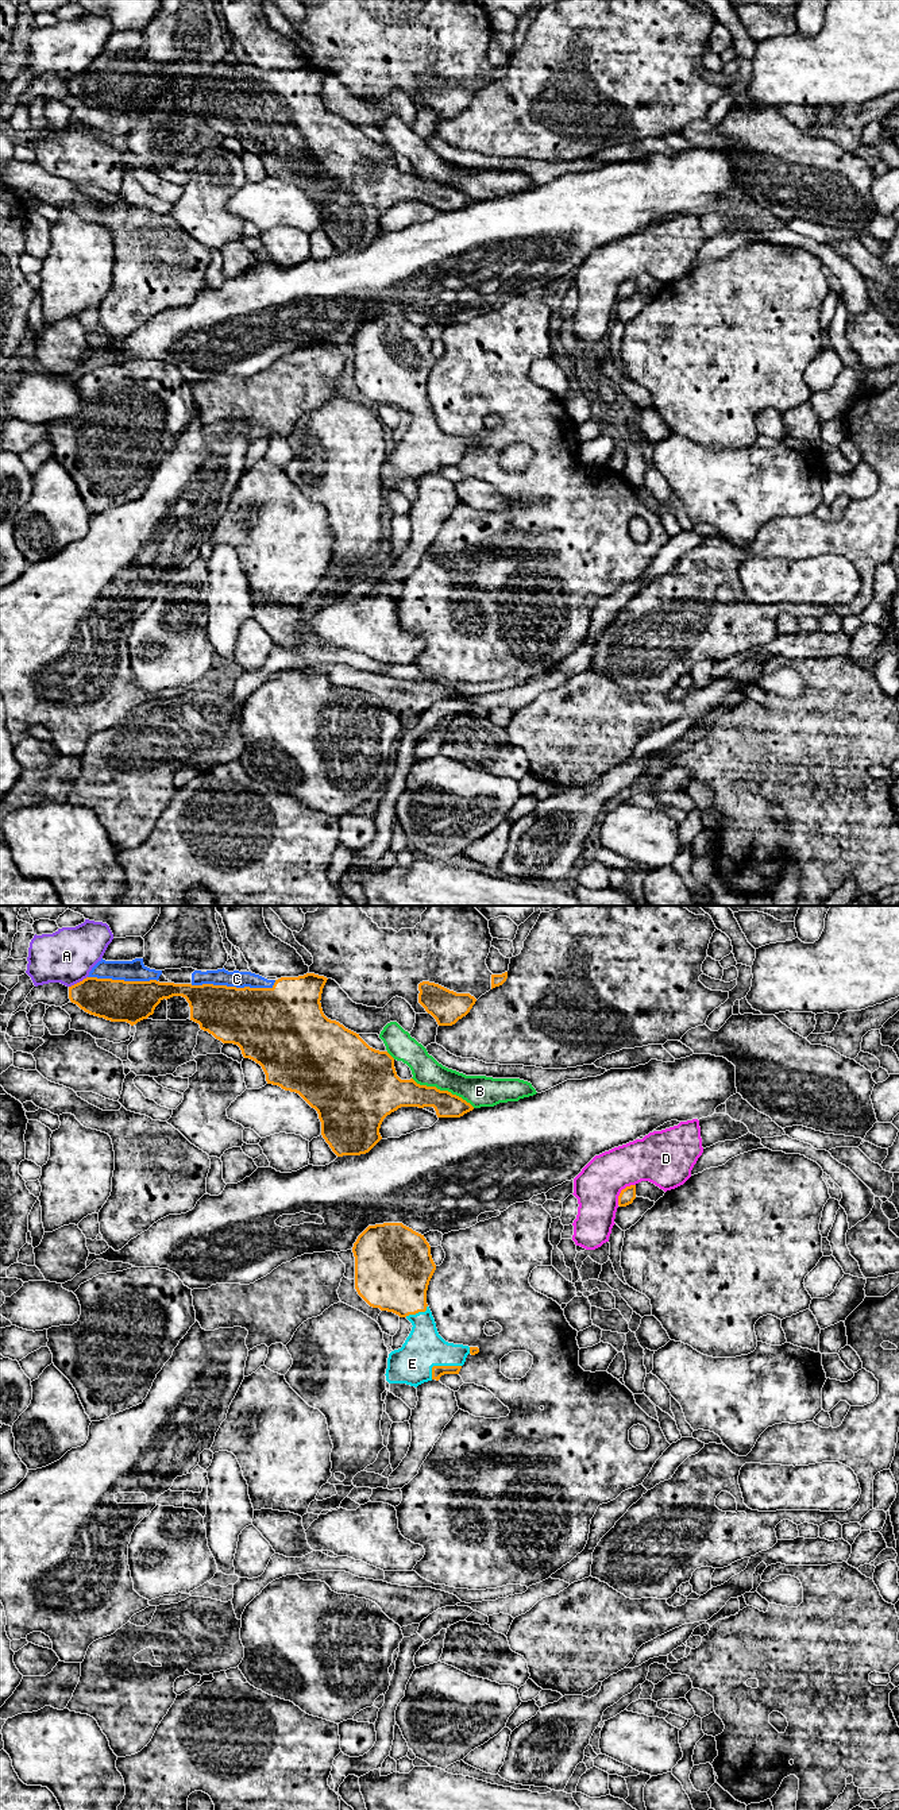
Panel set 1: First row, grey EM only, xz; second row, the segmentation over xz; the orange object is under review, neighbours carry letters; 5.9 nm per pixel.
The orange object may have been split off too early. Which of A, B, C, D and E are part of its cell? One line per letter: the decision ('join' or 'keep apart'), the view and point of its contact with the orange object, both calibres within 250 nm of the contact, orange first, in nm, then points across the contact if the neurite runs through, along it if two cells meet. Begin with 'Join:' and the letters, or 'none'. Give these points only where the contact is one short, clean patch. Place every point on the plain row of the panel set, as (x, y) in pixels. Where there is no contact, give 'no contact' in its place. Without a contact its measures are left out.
Join: C, E
A: keep apart; meets orange in xz at (77, 76); 240 nm thick on the orange side, 320 nm on the other
B: keep apart; meets orange in xz at (443, 184); 160 nm thick on the orange side, 190 nm on the other
C: join; meets orange in xz at (234, 80); 380 nm thick on the orange side, 100 nm on the other
D: keep apart; meets orange in xz at (621, 284); 90 nm thick on the orange side, 280 nm on the other
E: join; meets orange in xz at (440, 459); 70 nm thick on the orange side, 240 nm on the other

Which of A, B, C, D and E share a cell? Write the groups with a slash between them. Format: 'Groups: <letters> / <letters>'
Groups: A / B / C E / D

